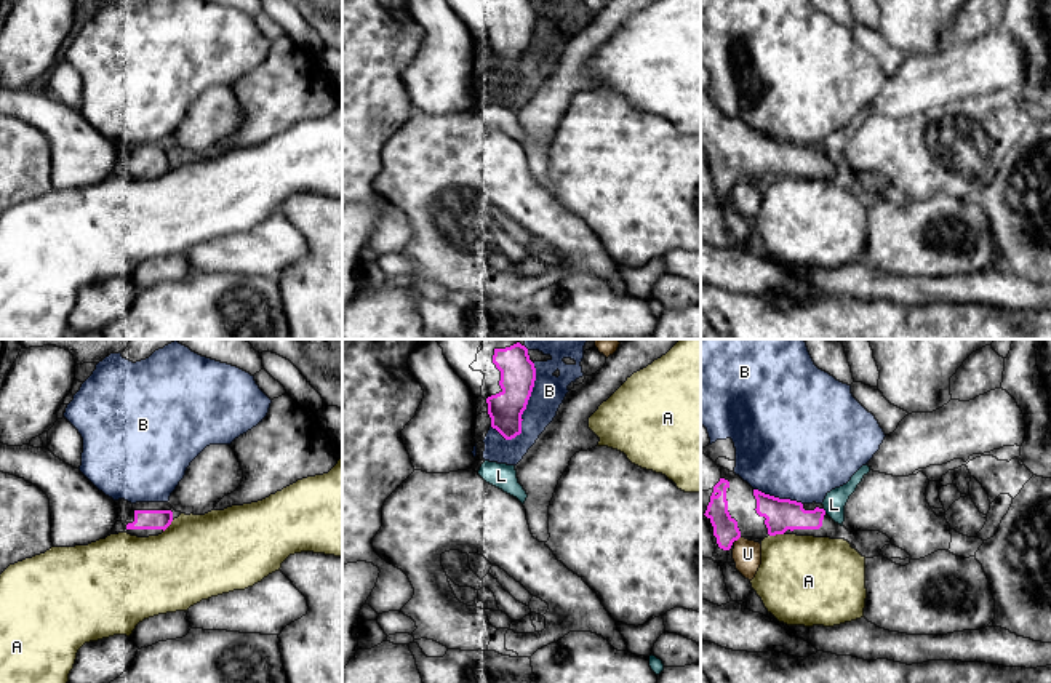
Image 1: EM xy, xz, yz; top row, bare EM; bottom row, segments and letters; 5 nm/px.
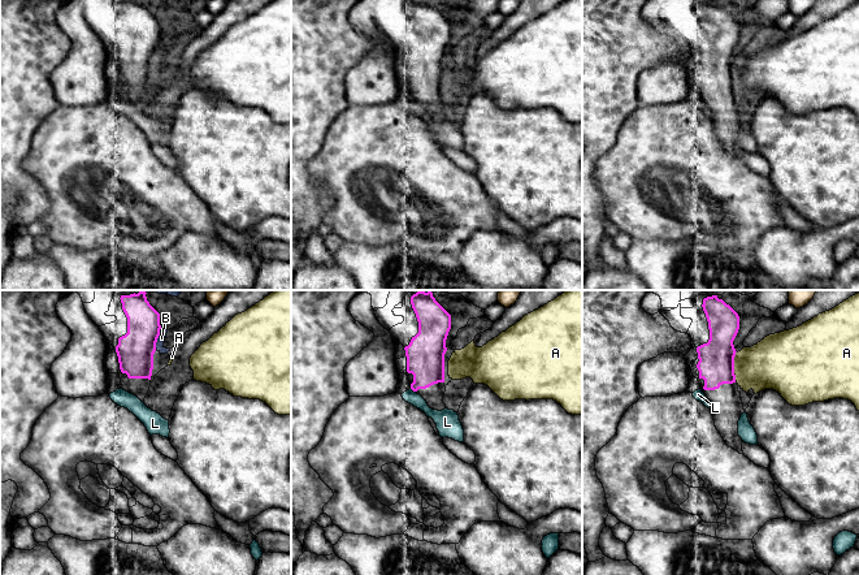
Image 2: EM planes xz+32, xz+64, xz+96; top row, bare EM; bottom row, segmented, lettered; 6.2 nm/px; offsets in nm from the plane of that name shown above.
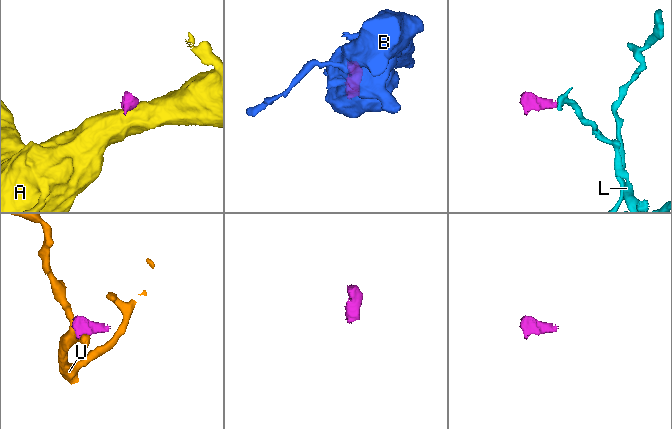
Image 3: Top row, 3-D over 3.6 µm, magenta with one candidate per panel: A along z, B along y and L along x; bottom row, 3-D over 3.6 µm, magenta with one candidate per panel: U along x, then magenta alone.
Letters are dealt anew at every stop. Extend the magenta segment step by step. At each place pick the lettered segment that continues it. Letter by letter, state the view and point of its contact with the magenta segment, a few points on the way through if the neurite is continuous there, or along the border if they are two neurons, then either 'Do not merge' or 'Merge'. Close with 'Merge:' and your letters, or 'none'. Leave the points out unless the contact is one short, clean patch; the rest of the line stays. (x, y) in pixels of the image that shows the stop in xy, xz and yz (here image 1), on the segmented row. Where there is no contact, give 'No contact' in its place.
A: Touches magenta at yz (776, 533). Boundary: yz (783, 533), (770, 536). Do not merge
B: Touches magenta at xz (527, 403). Do not merge
L: Touches magenta at yz (824, 511). Do not merge
U: Touches magenta at yz (738, 538). Boundary: yz (739, 536), (736, 541). Do not merge
Merge: none

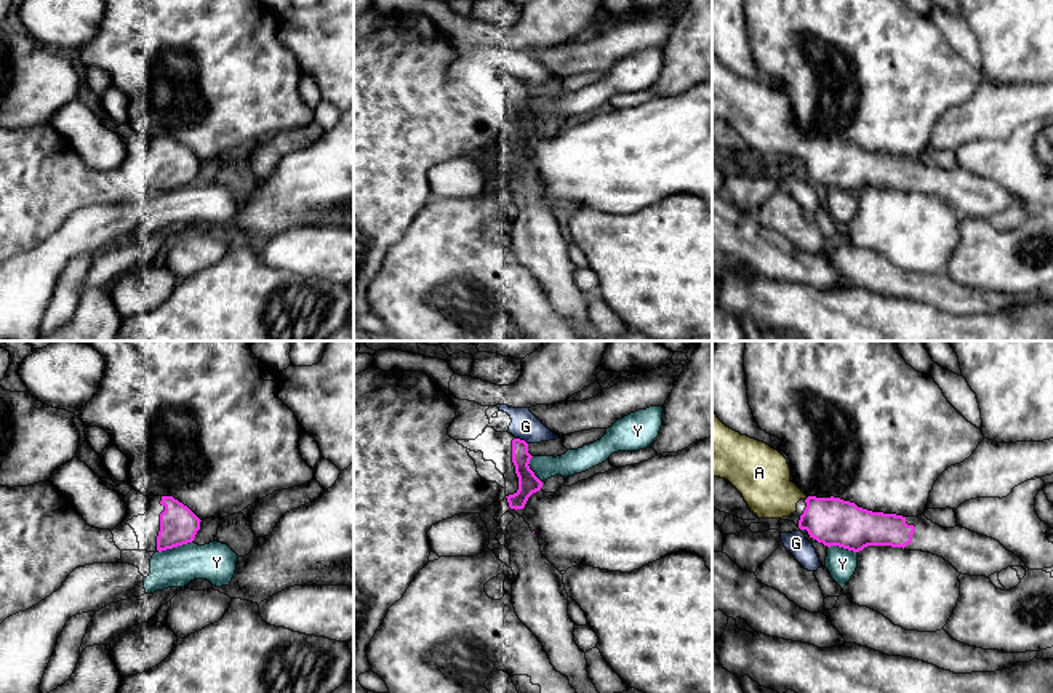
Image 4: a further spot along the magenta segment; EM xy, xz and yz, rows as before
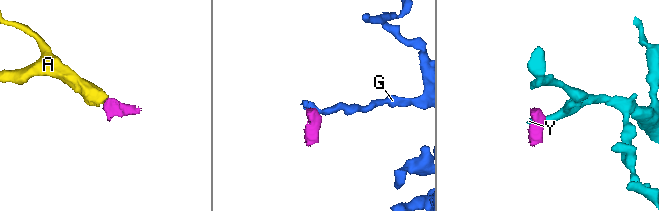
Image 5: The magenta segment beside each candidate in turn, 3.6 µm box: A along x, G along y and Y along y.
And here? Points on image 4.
A: Touches magenta at yz (807, 498). Path across: yz (831, 520), (807, 498), (780, 495), (762, 477). Merge
G: Touches magenta at xz (522, 440). Do not merge
Y: Touches magenta at xy (175, 546). Boundary: xy (191, 541), (159, 552). Do not merge
Merge: A

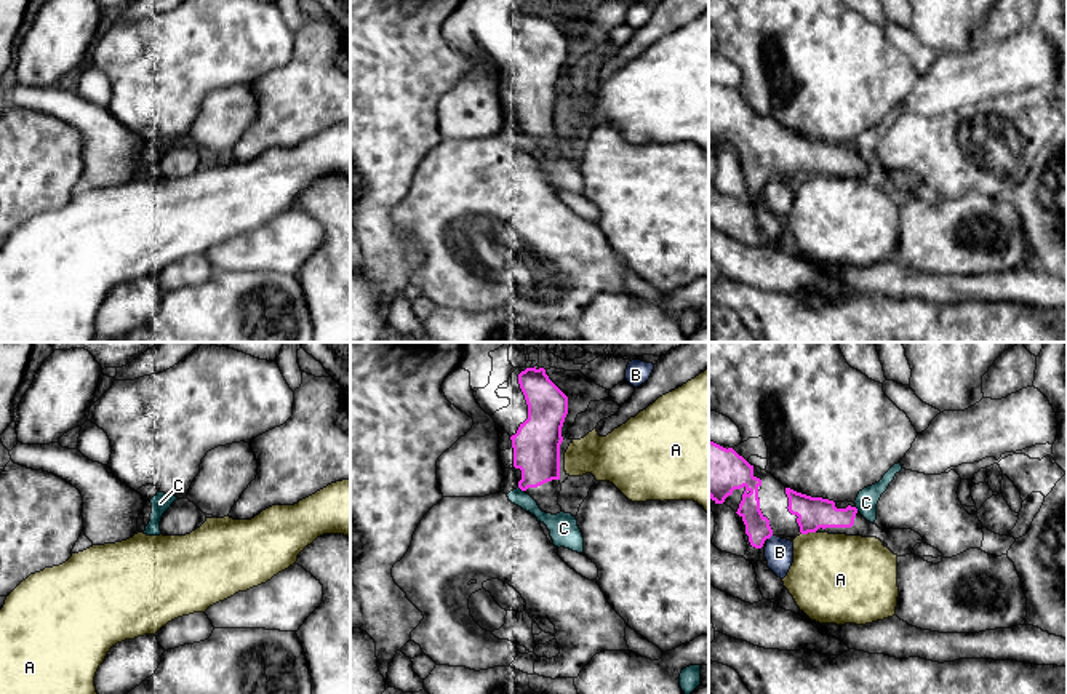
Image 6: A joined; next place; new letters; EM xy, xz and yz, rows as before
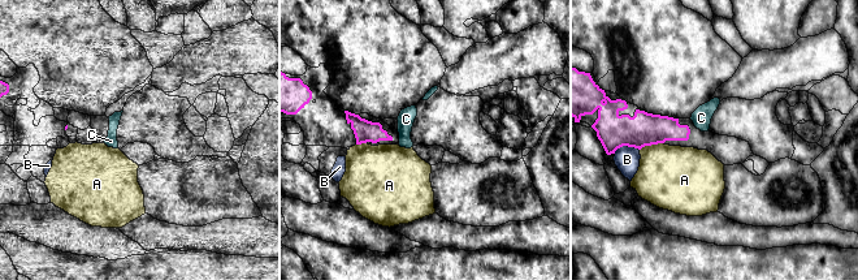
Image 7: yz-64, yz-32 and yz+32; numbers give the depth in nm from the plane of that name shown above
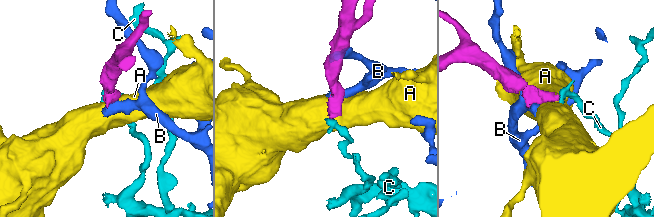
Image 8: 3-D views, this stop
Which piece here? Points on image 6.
A: Touches magenta at yz (808, 531). Do not merge
B: Touches magenta at yz (770, 536). Boundary: yz (771, 534), (768, 539). Do not merge
C: Touches magenta at xz (522, 490). Do not merge
Merge: none

